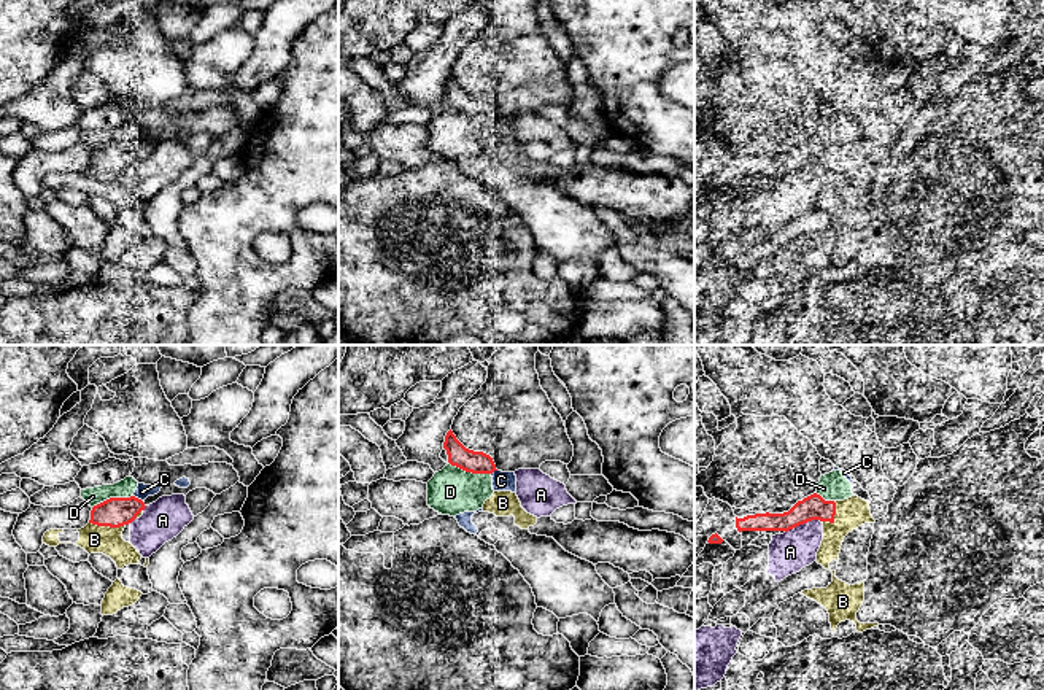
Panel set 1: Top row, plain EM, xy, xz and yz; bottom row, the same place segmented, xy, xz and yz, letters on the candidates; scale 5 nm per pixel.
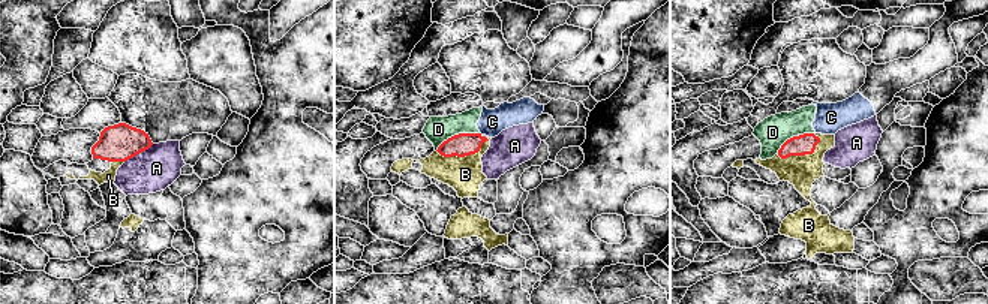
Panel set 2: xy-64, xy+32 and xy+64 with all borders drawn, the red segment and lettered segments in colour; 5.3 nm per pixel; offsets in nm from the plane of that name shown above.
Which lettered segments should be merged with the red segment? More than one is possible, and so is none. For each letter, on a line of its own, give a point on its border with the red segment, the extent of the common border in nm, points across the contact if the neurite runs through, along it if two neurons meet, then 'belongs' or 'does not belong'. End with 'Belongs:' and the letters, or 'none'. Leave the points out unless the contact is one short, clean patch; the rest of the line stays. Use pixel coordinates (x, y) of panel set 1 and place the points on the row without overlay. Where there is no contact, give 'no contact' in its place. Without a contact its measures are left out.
A: meets red in yz at (803, 167); contact 200 nm long; does not belong
B: meets red in xy at (107, 169); contact 180 nm long; belongs
C: meets red in xy at (137, 142); contact 70 nm long; does not belong
D: meets red in xy at (112, 142); contact 220 nm long; border along xy (132, 139), (108, 142), (92, 151); does not belong
Belongs: B

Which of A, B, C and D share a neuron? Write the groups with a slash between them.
A / B / C D

